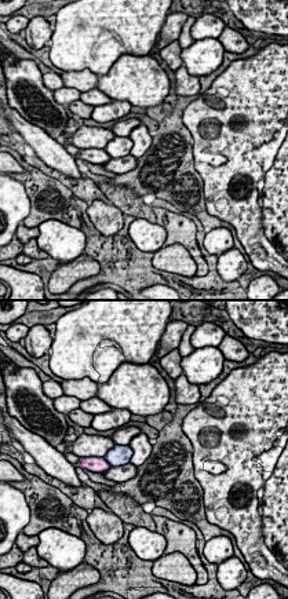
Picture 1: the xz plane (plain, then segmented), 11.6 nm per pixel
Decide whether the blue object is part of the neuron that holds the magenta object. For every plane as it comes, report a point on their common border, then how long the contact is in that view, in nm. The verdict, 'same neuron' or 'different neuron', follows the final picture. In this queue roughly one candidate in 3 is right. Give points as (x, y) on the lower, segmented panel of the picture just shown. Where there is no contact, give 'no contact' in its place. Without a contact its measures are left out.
meets magenta at (108, 463); contact 150 nm long

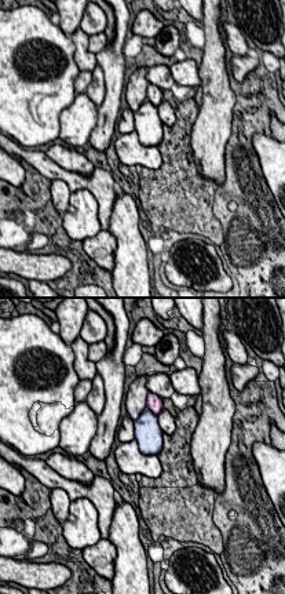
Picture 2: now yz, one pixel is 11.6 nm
meets magenta at (152, 411); contact 160 nm long

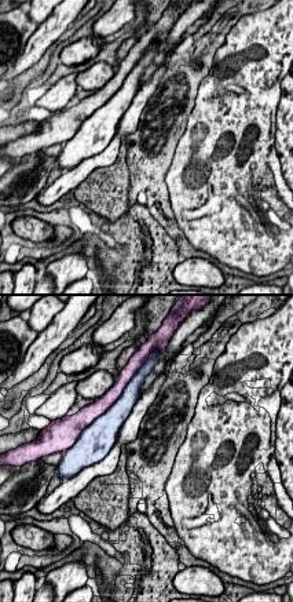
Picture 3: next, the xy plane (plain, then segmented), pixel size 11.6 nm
meets magenta at (113, 402); contact 1650 nm long

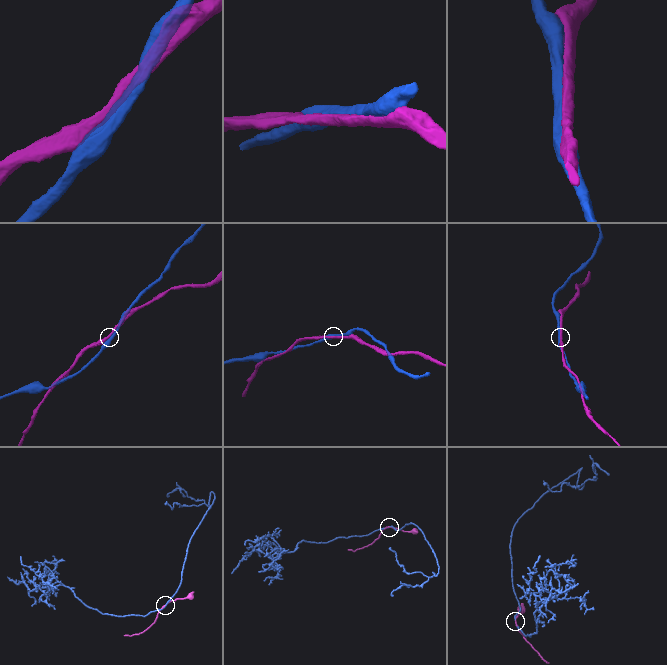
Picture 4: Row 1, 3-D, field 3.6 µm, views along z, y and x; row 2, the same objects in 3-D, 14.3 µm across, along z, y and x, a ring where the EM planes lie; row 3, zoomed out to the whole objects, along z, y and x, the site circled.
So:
different neuron

